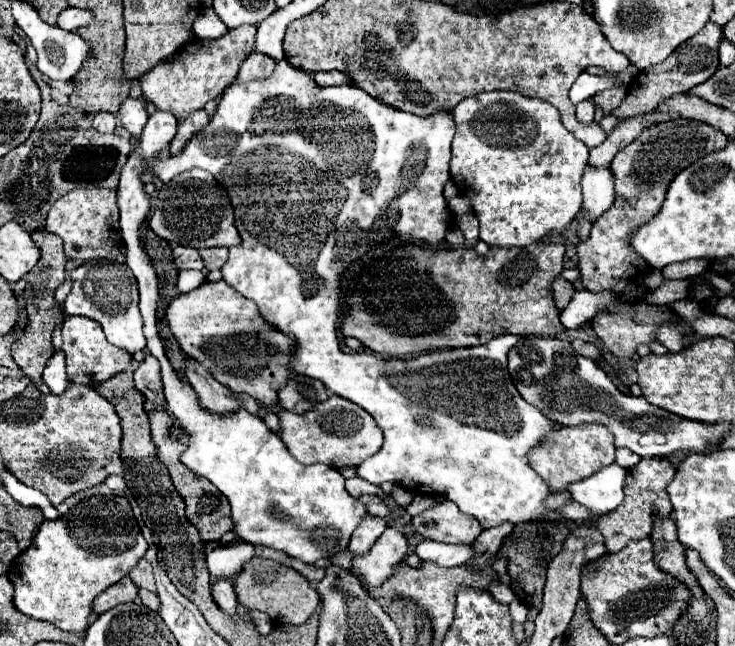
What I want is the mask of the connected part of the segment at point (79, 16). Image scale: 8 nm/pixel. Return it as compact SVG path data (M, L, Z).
M66 8L60 16L58 16L58 26L64 30L78 30L82 26L88 26L92 22L92 12L90 10L82 10L82 8Z

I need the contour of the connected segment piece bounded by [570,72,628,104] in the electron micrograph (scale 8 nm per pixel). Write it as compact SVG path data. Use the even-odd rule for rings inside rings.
M582 72L570 88L570 100L574 104L578 104L578 102L588 100L590 96L602 92L602 90L608 90L608 88L614 88L614 86L620 86L620 84L628 86L628 82L622 82L622 80L616 80L616 78L610 78L610 76L592 76L588 72Z

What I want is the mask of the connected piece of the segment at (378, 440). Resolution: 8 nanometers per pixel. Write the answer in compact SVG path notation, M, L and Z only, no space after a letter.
M330 396L326 402L318 404L306 414L294 414L280 410L280 426L284 426L282 442L290 454L302 464L328 464L332 468L340 466L360 466L368 456L376 454L382 446L382 430L376 426L374 418L356 404L350 404L342 396Z

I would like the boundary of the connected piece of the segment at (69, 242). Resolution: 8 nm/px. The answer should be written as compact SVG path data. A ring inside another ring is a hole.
M82 188L58 198L48 212L46 230L64 238L64 250L74 260L106 258L116 246L122 246L122 232L118 230L116 190L110 188Z

